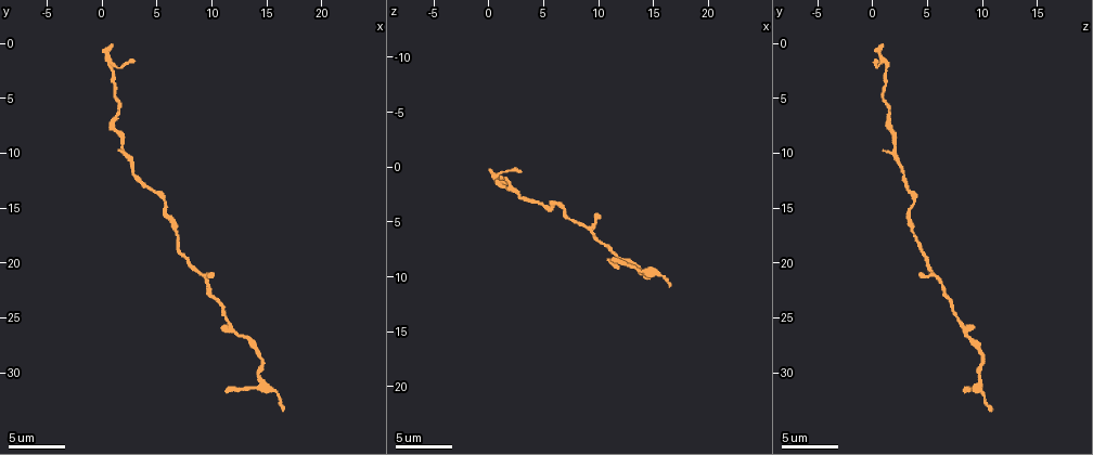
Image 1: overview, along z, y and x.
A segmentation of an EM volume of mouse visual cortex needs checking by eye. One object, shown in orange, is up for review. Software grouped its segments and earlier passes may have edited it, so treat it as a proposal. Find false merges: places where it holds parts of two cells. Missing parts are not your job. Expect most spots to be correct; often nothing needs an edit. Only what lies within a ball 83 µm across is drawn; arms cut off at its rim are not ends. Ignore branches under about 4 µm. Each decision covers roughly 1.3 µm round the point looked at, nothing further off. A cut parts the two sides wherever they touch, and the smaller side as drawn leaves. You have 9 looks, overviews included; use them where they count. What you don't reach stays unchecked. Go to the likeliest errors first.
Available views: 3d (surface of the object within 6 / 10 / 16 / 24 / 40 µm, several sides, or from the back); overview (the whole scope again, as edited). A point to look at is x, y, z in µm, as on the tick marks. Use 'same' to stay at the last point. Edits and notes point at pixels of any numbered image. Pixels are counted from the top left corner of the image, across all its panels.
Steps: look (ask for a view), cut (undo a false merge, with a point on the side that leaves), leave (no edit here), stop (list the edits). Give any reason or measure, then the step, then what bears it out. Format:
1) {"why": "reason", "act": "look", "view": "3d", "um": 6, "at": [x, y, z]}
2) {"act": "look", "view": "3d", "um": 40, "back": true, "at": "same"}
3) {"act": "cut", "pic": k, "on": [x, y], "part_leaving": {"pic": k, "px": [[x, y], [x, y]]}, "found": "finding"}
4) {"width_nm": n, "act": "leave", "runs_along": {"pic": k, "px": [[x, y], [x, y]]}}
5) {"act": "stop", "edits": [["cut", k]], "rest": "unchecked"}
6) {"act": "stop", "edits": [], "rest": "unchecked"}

{"why": "three-way junction", "act": "look", "view": "3d", "um": 16, "at": [0.6, 2.2, 1.2]}

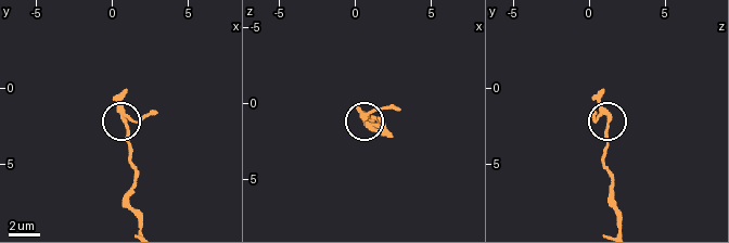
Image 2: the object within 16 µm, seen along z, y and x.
{"act": "leave", "runs_along": {"pic": 2, "px": [[141, 221], [129, 199], [133, 171], [124, 120], [148, 114]]}, "found": "one cell here"}

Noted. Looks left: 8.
{"act": "look", "view": "3d", "um": 10, "at": [1.8, 9.2, 1.8]}

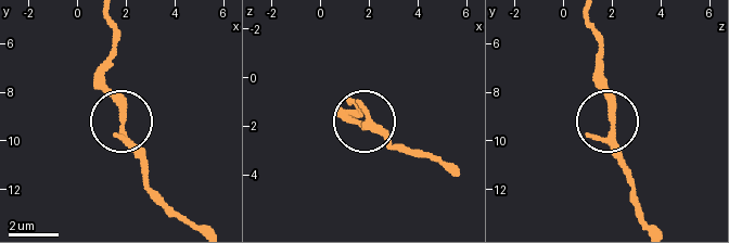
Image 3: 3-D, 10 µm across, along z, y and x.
{"act": "look", "view": "3d", "um": 10, "back": true, "at": [1.9, 9.3, 2.0]}

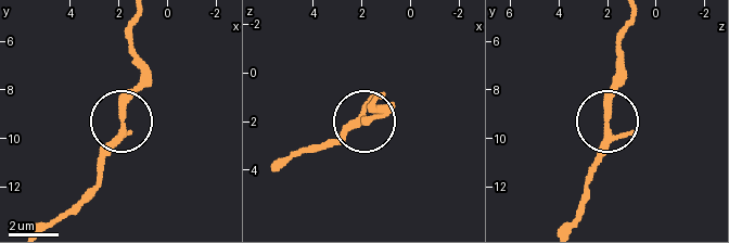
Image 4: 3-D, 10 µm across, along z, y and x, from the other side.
{"width_nm": 220, "act": "leave", "found": "continuous, no second cell"}

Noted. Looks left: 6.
{"why": "four-way junction", "act": "look", "view": "3d", "um": 10, "at": [12.0, 26.2, 8.4]}

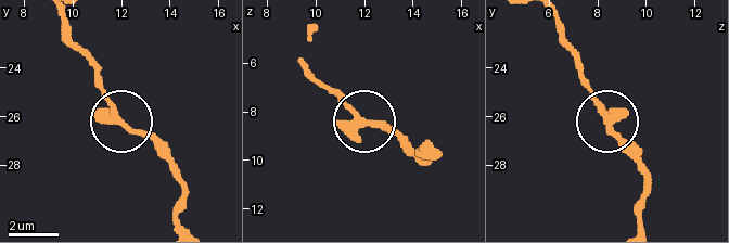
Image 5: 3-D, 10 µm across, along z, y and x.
{"why": "other side", "act": "look", "view": "3d", "um": 10, "back": true, "at": [12.0, 26.2, 8.5]}

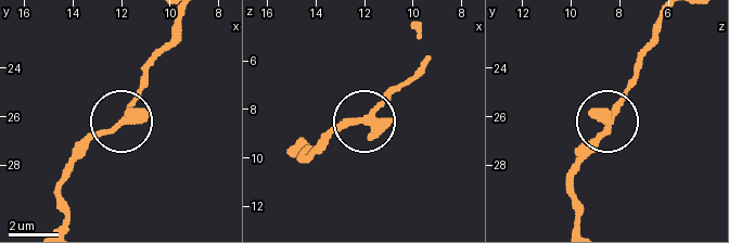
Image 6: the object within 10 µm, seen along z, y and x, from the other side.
{"width_nm": 240, "act": "leave", "runs_along": {"pic": 6, "px": [[429, 61], [367, 120], [342, 125], [312, 152]]}, "found": "one cell here"}

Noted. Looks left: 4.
{"why": "narrows sharply", "act": "look", "view": "3d", "um": 10, "at": [4.6, 13.2, 3.2]}

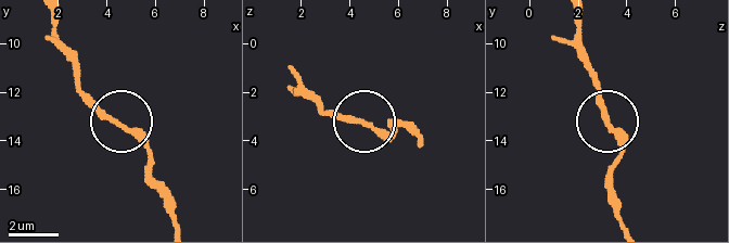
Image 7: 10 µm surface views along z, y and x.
{"act": "look", "view": "3d", "um": 6, "at": [4.6, 13.3, 3.2]}

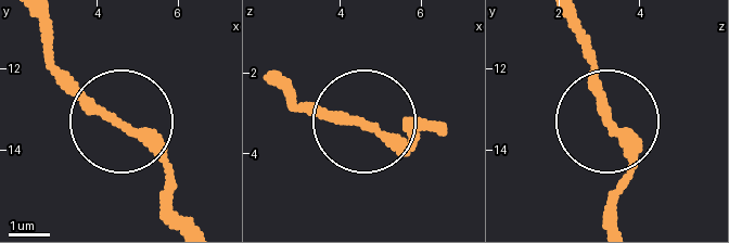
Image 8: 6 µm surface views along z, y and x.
{"act": "leave", "runs_along": {"pic": 8, "px": [[617, 220], [628, 148], [590, 58]]}, "found": "continuous, no second cell"}

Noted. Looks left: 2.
{"act": "stop", "edits": [], "rest": "unchecked"}

